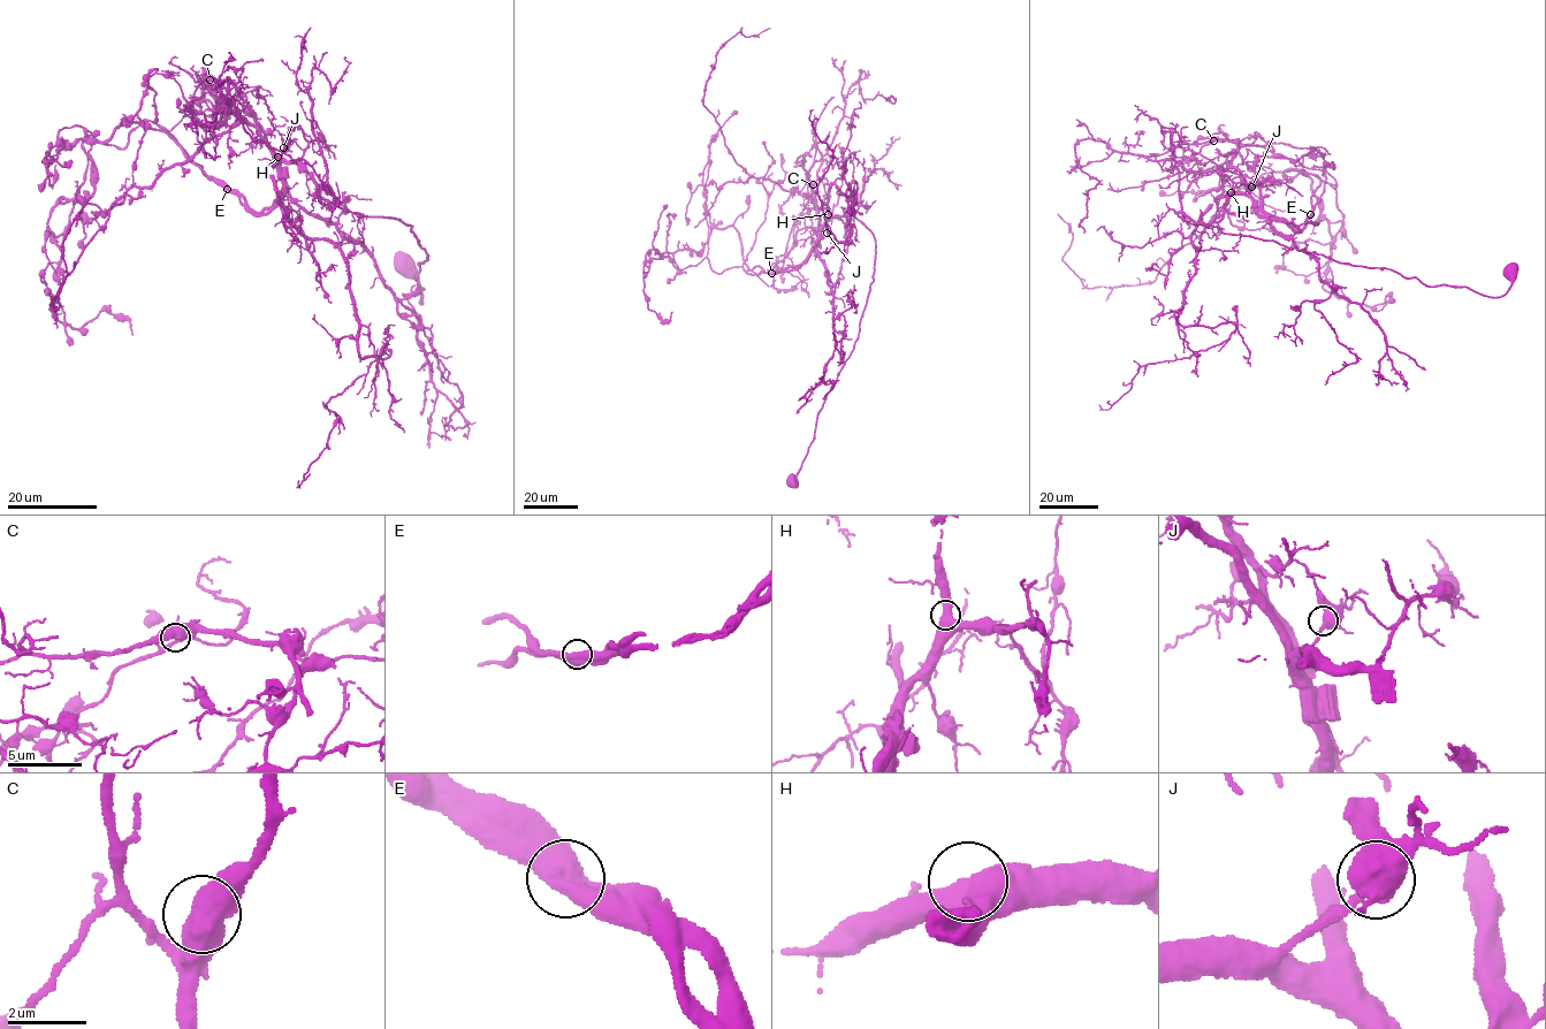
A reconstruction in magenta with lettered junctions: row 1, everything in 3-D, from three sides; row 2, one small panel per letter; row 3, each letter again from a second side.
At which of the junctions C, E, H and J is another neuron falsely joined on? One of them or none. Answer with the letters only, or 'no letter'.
E

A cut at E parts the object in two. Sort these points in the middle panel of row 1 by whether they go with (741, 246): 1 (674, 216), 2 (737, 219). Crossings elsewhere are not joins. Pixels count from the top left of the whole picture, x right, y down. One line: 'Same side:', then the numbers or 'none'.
Same side: 2

